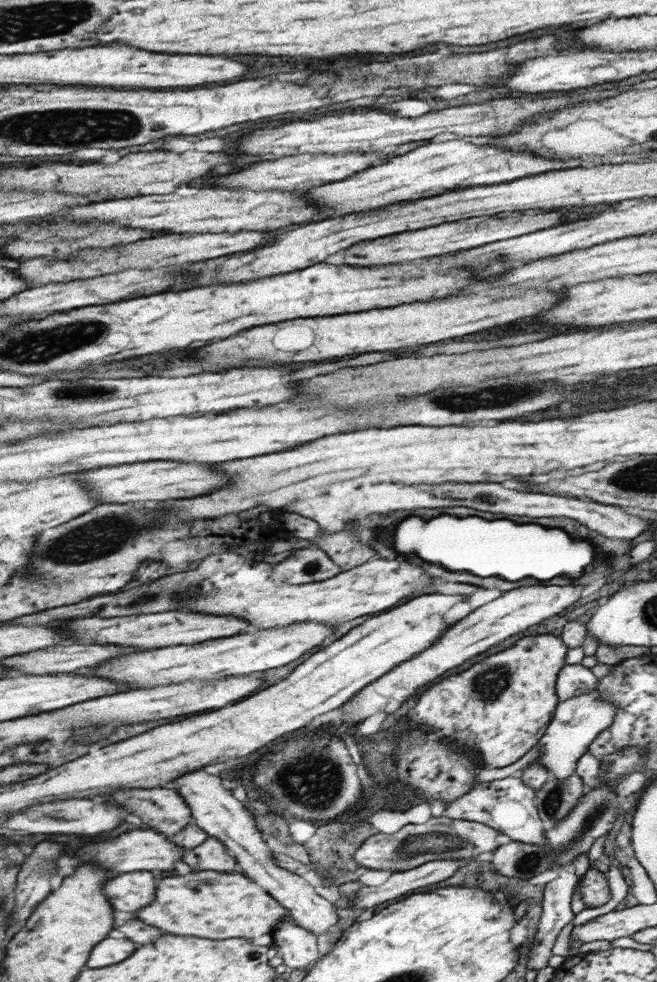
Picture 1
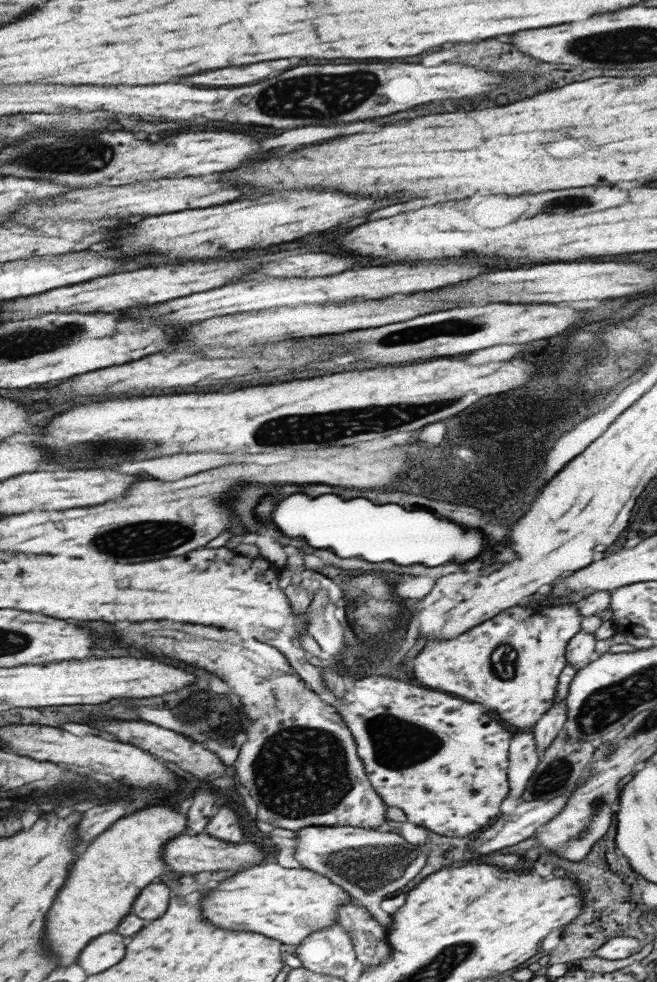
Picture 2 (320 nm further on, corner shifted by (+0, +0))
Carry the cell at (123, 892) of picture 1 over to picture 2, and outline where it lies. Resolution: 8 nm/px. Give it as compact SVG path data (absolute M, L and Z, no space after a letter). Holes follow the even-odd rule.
M149 884L135 898L131 912L137 918L155 920L155 918L159 918L165 912L167 900L169 900L169 890L167 890L165 884Z

